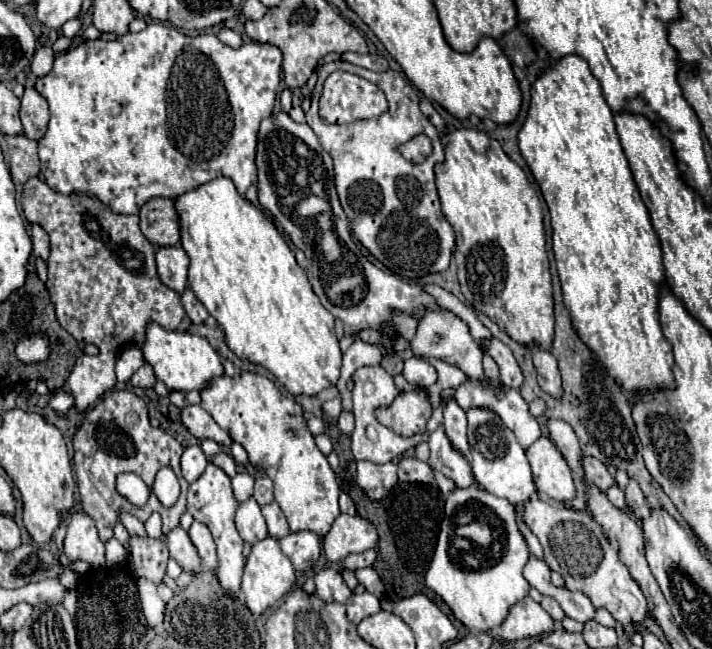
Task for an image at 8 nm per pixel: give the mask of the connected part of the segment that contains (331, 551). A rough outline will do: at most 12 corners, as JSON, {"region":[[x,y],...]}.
{"region":[[340,514],[324,536],[324,554],[342,562],[376,548],[378,532],[360,516]]}

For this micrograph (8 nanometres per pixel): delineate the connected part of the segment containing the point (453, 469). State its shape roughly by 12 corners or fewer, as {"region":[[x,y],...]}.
{"region":[[442,426],[430,434],[428,464],[460,488],[474,484],[468,460]]}

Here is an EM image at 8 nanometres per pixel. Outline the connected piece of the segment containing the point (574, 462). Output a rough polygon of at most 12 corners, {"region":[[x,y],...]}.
{"region":[[548,418],[546,428],[554,446],[572,468],[578,496],[568,506],[586,508],[580,446],[564,420]]}

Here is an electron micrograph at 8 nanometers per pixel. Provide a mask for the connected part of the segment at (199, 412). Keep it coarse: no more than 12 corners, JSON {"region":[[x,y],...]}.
{"region":[[186,406],[182,424],[198,440],[228,447],[232,439],[202,406]]}

